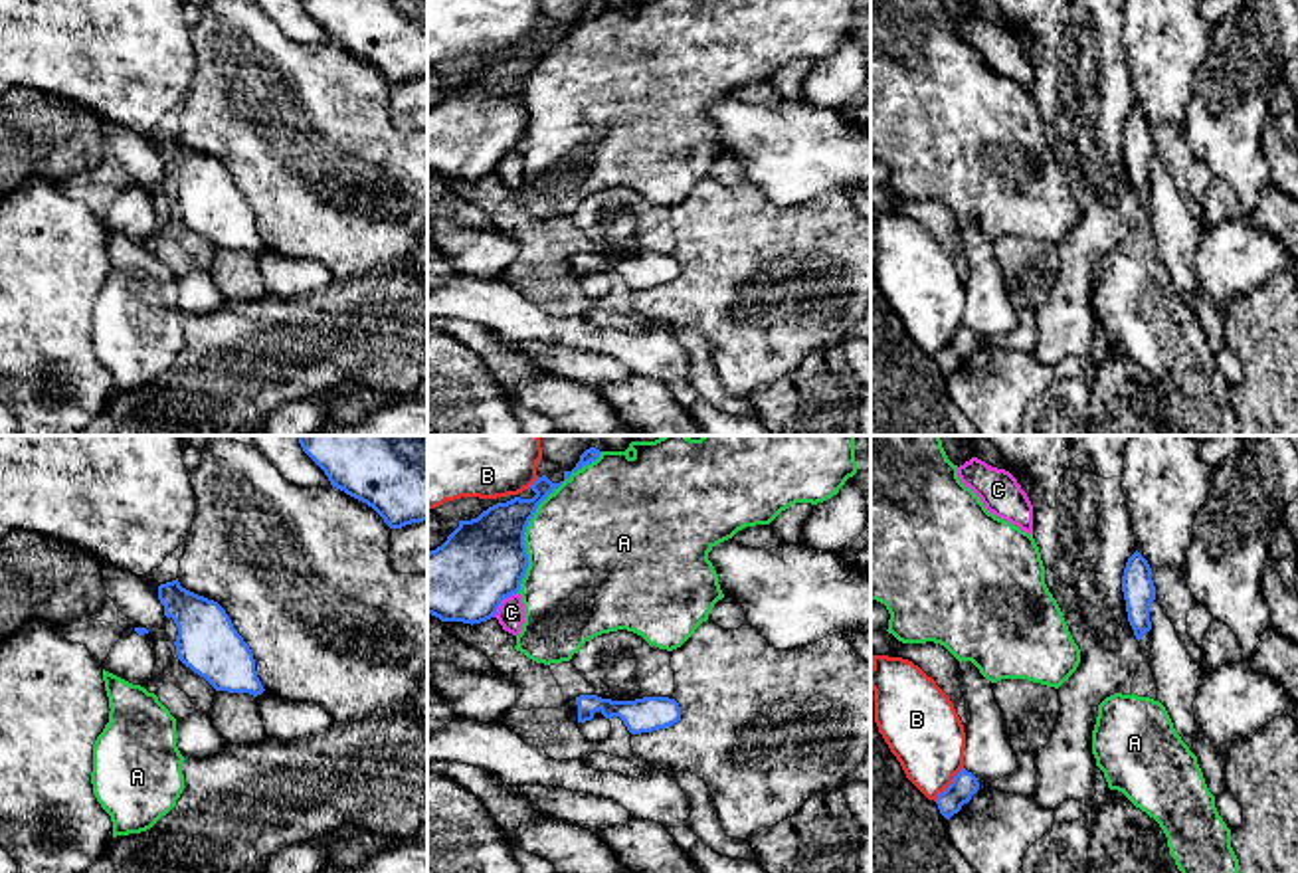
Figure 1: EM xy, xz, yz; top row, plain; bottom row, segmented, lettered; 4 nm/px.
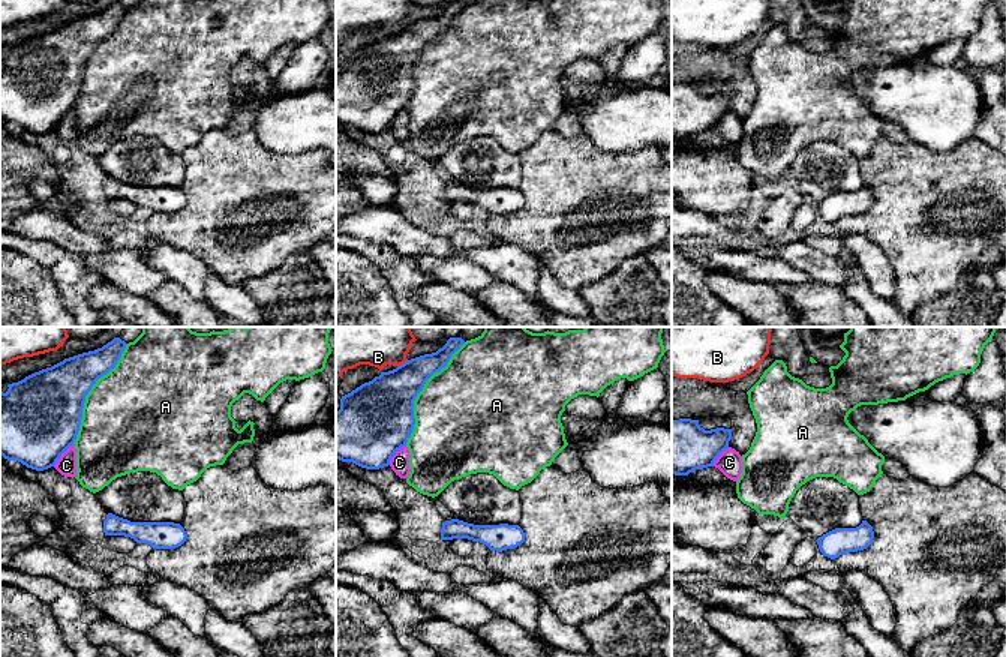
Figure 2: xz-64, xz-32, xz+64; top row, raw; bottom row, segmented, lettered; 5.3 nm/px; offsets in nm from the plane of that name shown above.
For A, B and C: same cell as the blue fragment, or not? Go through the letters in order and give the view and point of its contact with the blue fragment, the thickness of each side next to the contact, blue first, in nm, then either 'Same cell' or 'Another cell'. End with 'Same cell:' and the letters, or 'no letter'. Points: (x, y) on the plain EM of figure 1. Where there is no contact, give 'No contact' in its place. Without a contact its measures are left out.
A: Touches blue at xz (533, 72). Thickness 320 nm (blue) against 500 nm. Another cell
B: Touches blue at yz (950, 341). Thickness 110 nm (blue) against 300 nm. Another cell
C: Touches blue at xz (501, 157). Thickness 360 nm (blue) against 110 nm. Another cell
Same cell: no letter

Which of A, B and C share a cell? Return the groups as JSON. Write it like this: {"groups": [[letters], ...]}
{"groups": [["A"], ["B"], ["C"]]}

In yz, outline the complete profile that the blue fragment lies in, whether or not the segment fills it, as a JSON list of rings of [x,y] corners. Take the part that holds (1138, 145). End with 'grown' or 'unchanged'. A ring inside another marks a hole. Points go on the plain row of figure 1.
[[[1136,107],[1124,125],[1122,148],[1126,156],[1128,178],[1140,200],[1144,220],[1150,220],[1152,178],[1150,162],[1156,156],[1156,143],[1148,117]]] | grown

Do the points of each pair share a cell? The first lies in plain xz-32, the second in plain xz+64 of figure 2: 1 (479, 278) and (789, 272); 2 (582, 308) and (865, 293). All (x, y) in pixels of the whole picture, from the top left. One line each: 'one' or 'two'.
1: one
2: two

